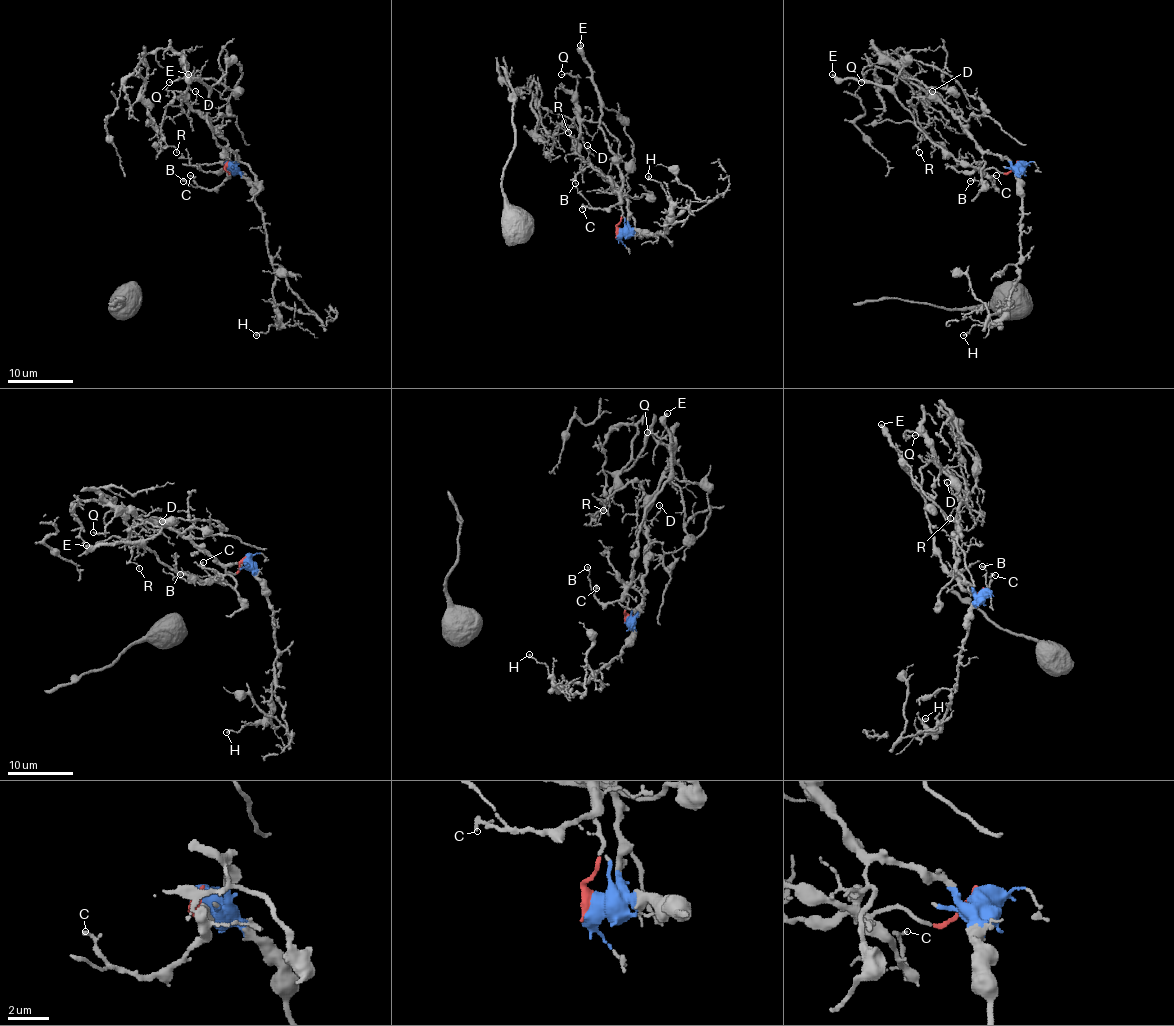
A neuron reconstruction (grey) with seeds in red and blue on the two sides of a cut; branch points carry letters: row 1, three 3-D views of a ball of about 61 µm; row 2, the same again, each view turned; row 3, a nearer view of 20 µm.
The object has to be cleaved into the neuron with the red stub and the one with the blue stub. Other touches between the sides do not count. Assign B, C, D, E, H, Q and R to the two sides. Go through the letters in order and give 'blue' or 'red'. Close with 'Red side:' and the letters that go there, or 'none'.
B: red
C: red
D: blue
E: red
H: blue
Q: blue
R: blue
Red side: B, C, E

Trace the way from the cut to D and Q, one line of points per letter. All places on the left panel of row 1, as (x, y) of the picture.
D: (226, 167), (234, 167), (236, 154), (228, 145), (228, 140), (191, 108), (198, 93), (195, 91)
Q: (226, 167), (234, 167), (236, 154), (223, 136), (188, 104), (185, 62), (182, 78), (169, 81)

